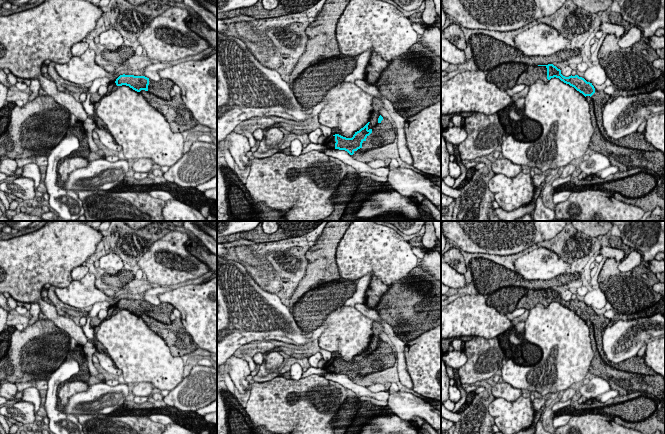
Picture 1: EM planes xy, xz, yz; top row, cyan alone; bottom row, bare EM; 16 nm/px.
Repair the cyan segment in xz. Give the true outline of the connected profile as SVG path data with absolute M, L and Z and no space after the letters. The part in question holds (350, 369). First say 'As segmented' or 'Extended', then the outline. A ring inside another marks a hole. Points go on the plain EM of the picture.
Extended. M380 339L378 348L371 353L368 352L369 347L355 356L352 362L335 358L327 361L324 368L330 373L345 374L350 379L353 379L356 376L366 376L395 365L396 357L393 356L393 351L388 343Z

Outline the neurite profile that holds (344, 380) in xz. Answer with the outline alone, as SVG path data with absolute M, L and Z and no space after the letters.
M326 373L324 377L328 380L341 384L346 389L352 390L357 396L371 397L380 401L388 401L389 393L386 391L371 392L366 387L357 385L345 374Z

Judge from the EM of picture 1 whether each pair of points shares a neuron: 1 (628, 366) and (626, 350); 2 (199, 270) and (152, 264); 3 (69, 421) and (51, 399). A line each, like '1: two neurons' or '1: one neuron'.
1: two neurons
2: one neuron
3: one neuron

